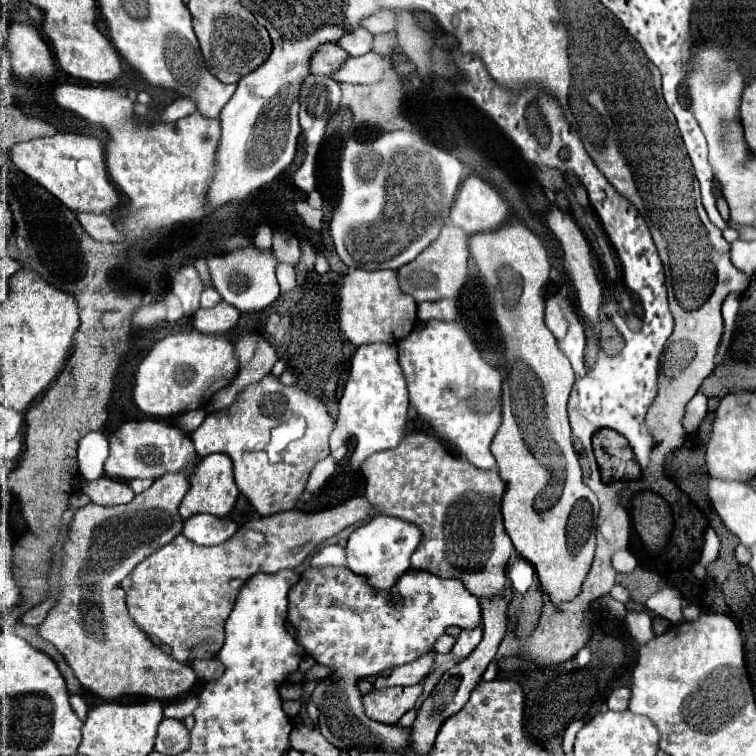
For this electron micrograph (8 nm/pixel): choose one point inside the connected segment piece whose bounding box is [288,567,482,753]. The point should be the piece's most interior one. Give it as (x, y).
(340, 621)

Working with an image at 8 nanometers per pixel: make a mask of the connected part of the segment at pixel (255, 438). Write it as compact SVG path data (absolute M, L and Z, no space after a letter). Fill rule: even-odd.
M266 375L262 381L246 387L234 405L208 415L204 423L190 433L190 439L200 457L210 453L226 453L232 459L238 489L248 497L252 507L266 517L296 507L306 489L312 467L330 455L328 437L332 429L334 419L326 413L324 403L316 395L298 389L296 385L286 387L274 375ZM290 419L304 419L304 435L288 443L288 447L282 451L282 461L272 463L266 451L270 433L274 427L288 423Z

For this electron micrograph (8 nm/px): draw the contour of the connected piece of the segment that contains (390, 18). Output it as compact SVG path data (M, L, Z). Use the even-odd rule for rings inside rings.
M388 9L376 11L374 15L370 15L370 17L362 19L362 27L364 27L364 29L368 29L372 35L380 35L380 33L394 31L394 27L396 27L394 11L388 11Z

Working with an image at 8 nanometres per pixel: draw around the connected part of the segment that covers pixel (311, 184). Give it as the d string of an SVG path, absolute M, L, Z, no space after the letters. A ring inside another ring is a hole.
M306 157L302 167L294 173L294 183L300 191L312 193L316 189L316 175L314 175L314 157Z

